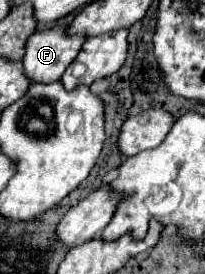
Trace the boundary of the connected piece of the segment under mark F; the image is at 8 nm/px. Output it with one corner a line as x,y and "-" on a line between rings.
65,29
33,33
25,45
23,69
31,83
55,83
79,53
85,37
65,37

